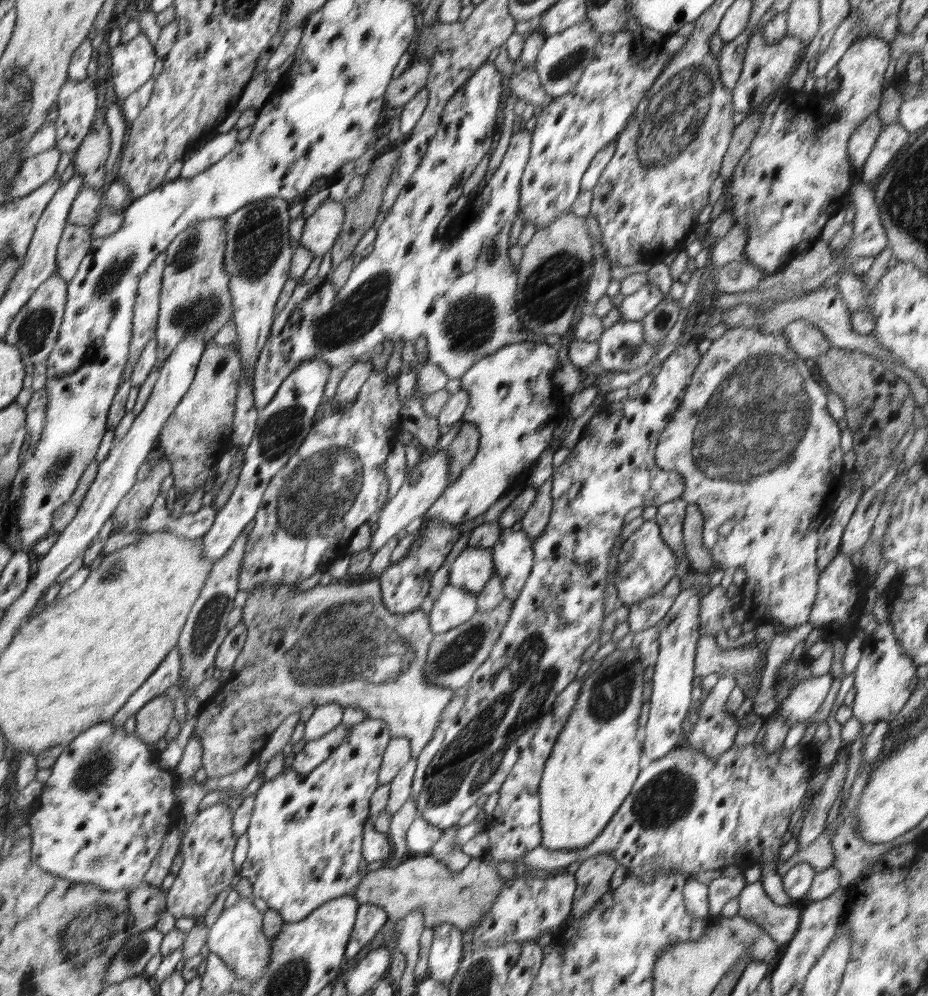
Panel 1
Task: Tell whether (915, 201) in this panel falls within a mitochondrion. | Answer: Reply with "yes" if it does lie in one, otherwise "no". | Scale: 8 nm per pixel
yes

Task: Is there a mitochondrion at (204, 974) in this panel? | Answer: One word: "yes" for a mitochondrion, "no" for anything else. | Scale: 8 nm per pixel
no

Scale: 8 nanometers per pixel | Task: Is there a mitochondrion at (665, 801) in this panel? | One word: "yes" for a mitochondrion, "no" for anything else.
yes

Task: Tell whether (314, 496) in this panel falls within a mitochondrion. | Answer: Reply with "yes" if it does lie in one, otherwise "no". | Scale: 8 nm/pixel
yes

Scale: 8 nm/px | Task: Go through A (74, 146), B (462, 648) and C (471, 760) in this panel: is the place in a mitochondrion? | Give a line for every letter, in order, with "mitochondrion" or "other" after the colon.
A: other
B: mitochondrion
C: mitochondrion

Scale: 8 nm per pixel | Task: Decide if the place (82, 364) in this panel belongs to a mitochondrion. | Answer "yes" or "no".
no

